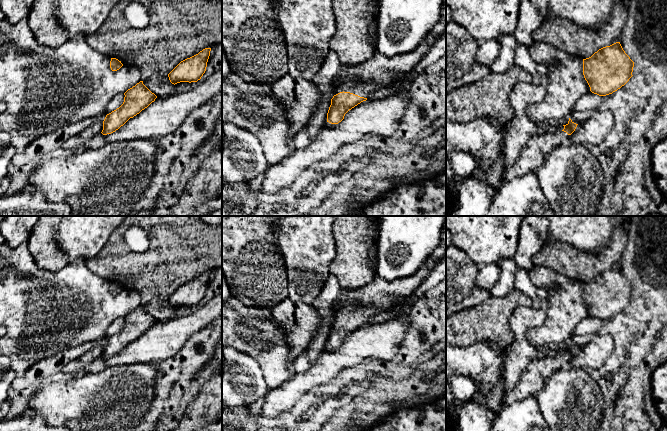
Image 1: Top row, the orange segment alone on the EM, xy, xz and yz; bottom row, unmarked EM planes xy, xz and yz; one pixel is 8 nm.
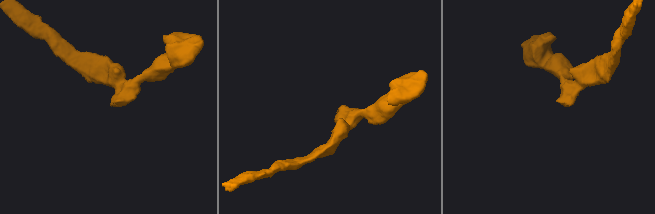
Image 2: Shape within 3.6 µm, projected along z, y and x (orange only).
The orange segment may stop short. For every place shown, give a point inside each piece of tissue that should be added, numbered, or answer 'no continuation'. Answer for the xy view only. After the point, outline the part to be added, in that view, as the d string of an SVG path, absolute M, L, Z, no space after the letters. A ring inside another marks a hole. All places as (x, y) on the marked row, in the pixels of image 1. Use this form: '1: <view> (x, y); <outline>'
no continuation

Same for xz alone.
1: xz (361, 89); M359 81L340 82L333 86L332 96L344 91L367 98L368 95L377 88L373 83L361 83Z

